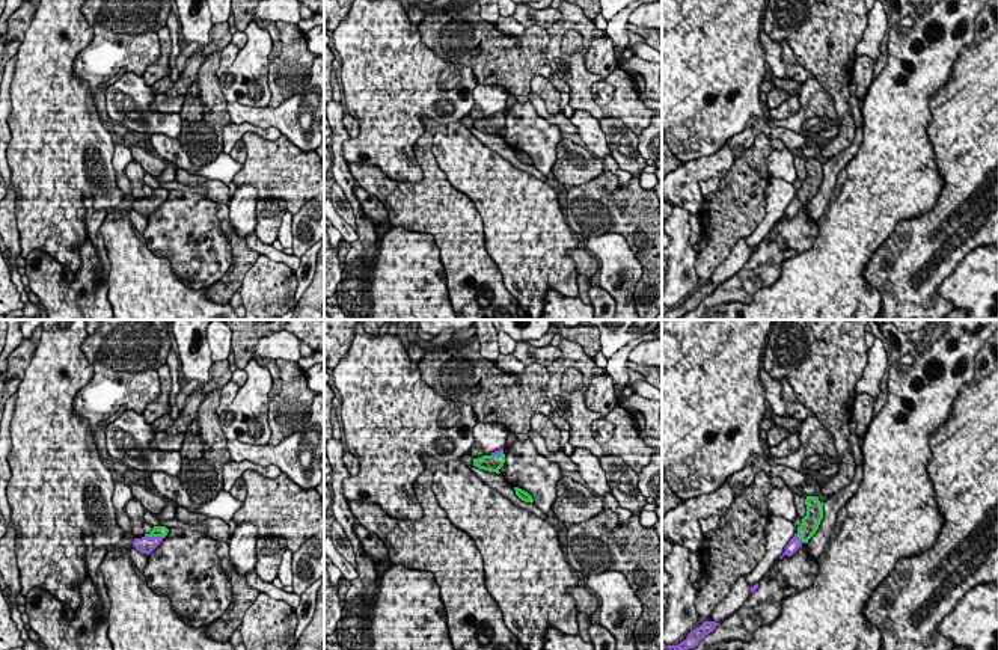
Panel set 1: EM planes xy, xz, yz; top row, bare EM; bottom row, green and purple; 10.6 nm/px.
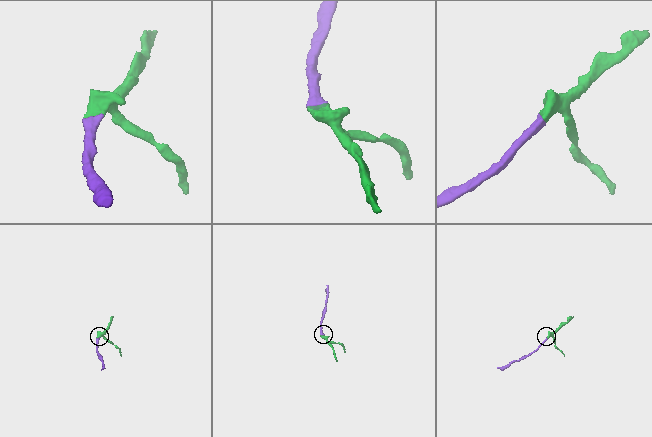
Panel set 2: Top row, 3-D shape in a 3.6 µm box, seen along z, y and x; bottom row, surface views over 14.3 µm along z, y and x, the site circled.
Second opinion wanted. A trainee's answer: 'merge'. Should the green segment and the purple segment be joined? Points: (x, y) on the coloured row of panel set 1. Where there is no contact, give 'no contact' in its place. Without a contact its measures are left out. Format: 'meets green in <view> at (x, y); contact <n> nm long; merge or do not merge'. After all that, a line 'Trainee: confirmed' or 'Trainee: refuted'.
meets green in xy at (154, 536); contact 220 nm long; merge
Trainee: confirmed

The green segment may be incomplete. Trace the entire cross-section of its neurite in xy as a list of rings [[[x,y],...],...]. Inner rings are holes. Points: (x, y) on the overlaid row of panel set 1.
[[[154,526],[149,534],[145,534],[142,538],[134,538],[133,546],[142,553],[149,555],[167,532],[169,529],[166,526]]]

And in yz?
[[[807,496],[805,505],[807,505],[807,516],[802,519],[802,523],[797,526],[797,532],[785,546],[785,550],[779,556],[779,560],[784,555],[791,556],[804,543],[808,543],[808,540],[819,529],[819,525],[823,519],[823,502],[820,502],[817,496]]]

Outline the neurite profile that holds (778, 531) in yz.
[[[770,516],[764,529],[766,534],[766,553],[757,563],[755,569],[748,575],[748,584],[754,587],[760,584],[763,576],[784,553],[785,546],[797,534],[797,526],[782,516]]]

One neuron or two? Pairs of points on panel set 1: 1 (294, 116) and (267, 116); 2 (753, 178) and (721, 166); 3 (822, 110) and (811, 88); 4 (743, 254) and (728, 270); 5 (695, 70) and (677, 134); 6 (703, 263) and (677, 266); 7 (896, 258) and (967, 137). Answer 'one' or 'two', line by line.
1: one
2: two
3: one
4: one
5: one
6: two
7: one

